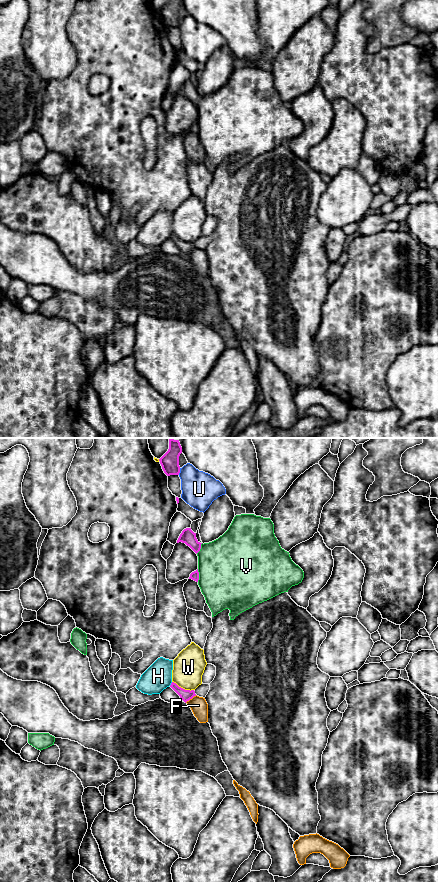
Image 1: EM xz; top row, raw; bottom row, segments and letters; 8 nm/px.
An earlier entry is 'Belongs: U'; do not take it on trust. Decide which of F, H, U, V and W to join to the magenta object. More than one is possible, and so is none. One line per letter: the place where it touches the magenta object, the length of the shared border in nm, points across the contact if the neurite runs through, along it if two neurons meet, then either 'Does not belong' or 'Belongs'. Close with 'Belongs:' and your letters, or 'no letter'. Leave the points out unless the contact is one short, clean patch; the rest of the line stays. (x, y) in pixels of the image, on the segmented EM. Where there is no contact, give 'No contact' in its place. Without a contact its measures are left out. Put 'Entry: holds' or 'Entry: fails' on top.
Entry: fails
F: Touches magenta at xz (190, 698). Shared border 110 nm. Boundary: xz (196, 695), (185, 702). Does not belong
H: Touches magenta at xz (171, 684). Shared border 40 nm. Does not belong
U: Touches magenta at xz (179, 471). Shared border 60 nm. Boundary: xz (180, 468), (178, 474). Does not belong
V: Touches magenta at xz (198, 575). Shared border 100 nm. Does not belong
W: Touches magenta at xz (182, 688). Shared border 190 nm. Does not belong
Belongs: no letter

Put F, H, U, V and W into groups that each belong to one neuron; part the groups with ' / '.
F W / H / U / V

